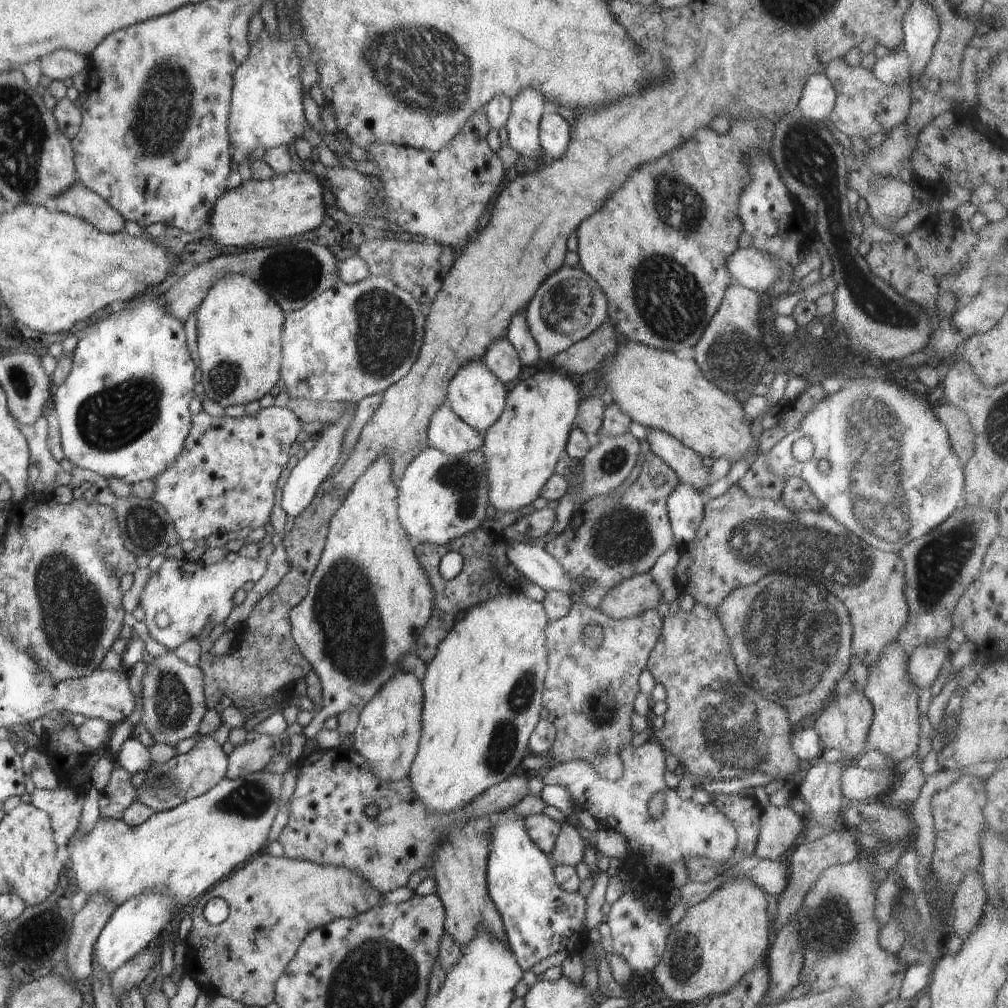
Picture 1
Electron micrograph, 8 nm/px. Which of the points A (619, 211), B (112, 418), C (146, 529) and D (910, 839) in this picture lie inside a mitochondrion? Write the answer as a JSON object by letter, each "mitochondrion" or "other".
{"A":"other","B":"mitochondrion","C":"mitochondrion","D":"other"}

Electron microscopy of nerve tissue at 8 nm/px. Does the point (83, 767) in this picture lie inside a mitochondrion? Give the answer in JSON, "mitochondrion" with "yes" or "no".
{"mitochondrion":"no"}

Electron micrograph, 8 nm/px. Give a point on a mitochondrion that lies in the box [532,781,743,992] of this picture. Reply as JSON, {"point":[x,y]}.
{"point":[686,958]}

